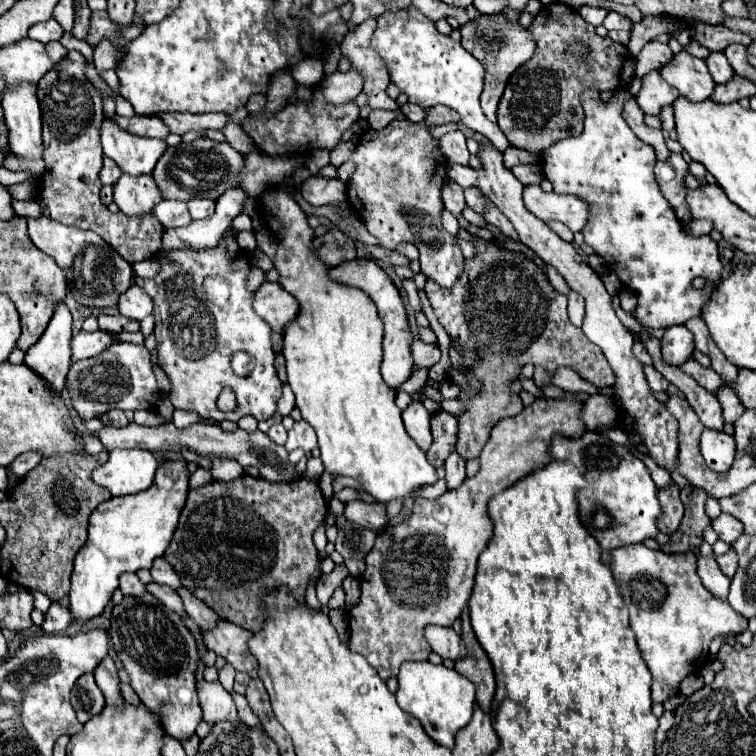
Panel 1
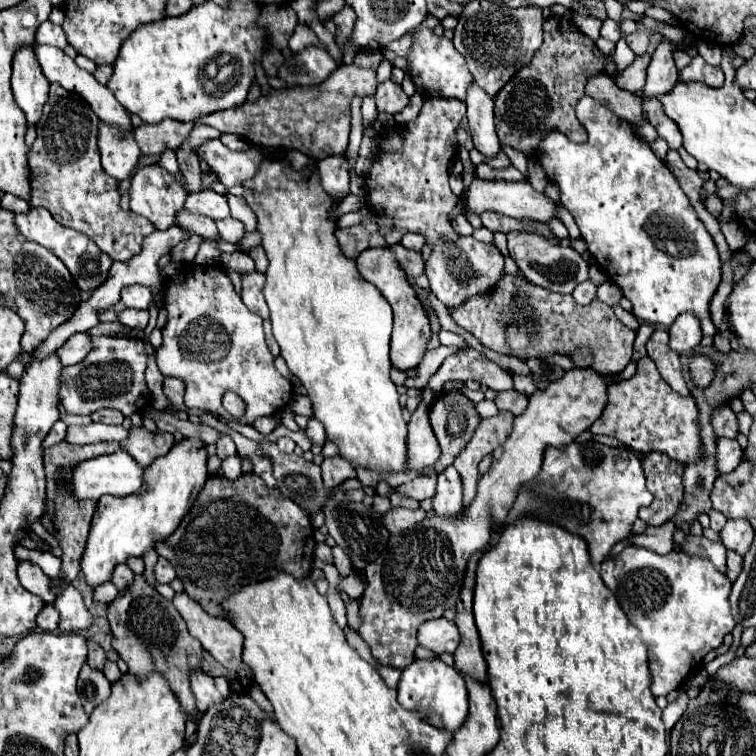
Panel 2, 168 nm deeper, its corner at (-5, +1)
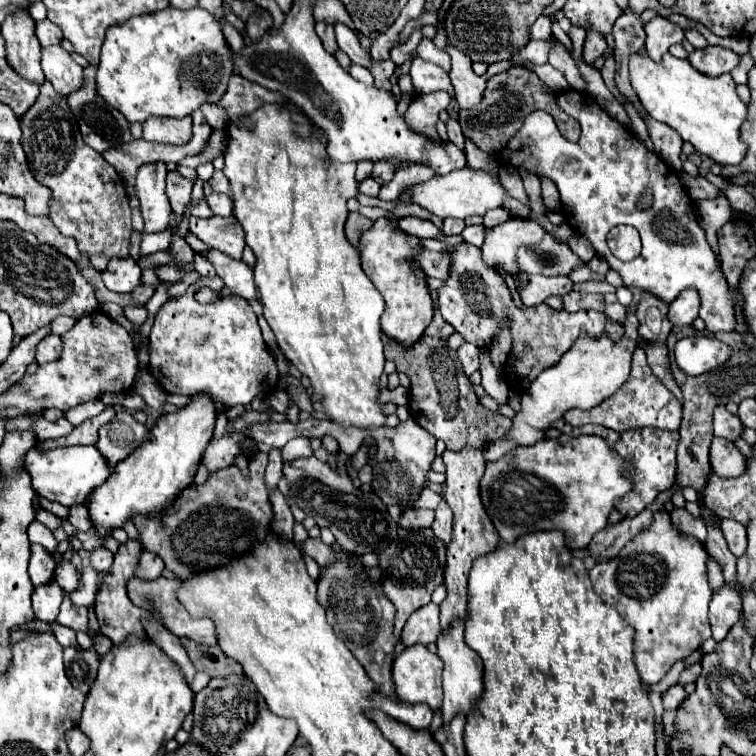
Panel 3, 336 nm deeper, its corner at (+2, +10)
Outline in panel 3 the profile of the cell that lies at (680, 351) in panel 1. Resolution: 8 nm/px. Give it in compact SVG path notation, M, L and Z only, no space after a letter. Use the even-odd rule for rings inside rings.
M686 288L670 304L668 318L670 318L672 324L690 326L698 318L698 308L700 308L700 296L698 296L698 292L694 288Z

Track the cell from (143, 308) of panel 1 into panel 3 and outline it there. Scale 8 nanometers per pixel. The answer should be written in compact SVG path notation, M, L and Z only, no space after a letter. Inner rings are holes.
M112 258L106 272L102 272L102 282L112 292L132 292L142 278L142 270L134 258Z

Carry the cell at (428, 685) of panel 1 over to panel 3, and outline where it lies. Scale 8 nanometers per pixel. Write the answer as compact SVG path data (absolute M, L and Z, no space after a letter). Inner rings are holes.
M408 646L396 656L392 676L402 702L424 702L432 710L442 702L442 660L426 646Z

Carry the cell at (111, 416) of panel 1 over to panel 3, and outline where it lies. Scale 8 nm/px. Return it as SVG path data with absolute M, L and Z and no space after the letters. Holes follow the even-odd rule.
M92 400L92 402L84 402L80 406L74 406L72 410L66 412L66 420L74 426L78 426L80 422L92 418L92 416L98 416L106 406L100 402L100 400Z

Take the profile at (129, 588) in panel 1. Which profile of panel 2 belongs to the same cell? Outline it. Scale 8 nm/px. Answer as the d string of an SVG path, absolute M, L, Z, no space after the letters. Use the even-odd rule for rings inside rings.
M119 565L119 567L115 567L115 571L113 571L111 583L113 583L119 591L125 591L125 589L131 585L133 579L135 579L133 571L131 571L127 565Z

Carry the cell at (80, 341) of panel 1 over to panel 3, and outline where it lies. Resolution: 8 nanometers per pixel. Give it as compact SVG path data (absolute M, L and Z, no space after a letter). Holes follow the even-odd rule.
M48 334L46 338L42 338L36 346L36 364L46 364L52 362L60 356L60 336L56 334Z

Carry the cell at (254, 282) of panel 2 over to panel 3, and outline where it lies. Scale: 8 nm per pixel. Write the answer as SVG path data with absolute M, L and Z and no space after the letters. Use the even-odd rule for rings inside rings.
M206 250L202 256L214 266L216 274L224 280L224 284L230 288L232 294L238 294L246 300L256 298L256 286L252 278L252 268L244 262L236 262L234 258L228 258L220 250Z

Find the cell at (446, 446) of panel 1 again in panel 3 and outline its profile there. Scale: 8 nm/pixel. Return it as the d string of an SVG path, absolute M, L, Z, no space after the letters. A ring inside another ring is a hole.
M384 334L382 342L386 360L392 360L396 370L410 378L408 408L412 418L432 436L444 440L446 450L460 452L464 448L484 448L508 434L512 420L500 412L490 412L480 404L468 376L462 370L456 350L452 350L444 338L422 336L412 346L402 346Z

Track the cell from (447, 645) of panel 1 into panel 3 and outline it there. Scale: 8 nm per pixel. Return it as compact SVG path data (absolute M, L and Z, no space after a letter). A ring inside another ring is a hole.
M428 604L420 610L416 610L404 630L400 632L400 642L404 646L412 646L412 644L430 644L438 638L440 634L440 622L438 622L438 606L436 604Z

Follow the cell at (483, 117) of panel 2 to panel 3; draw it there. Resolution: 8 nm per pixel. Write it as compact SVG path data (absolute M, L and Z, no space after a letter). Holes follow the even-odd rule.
M450 42L446 44L446 52L450 54L450 60L452 60L450 80L452 80L452 86L456 90L456 102L460 104L460 108L476 106L476 102L480 102L480 94L484 92L484 82L492 74L498 74L498 72L510 68L508 62L494 62L488 66L486 74L478 76L478 74L474 74L472 62L464 52L454 48Z

